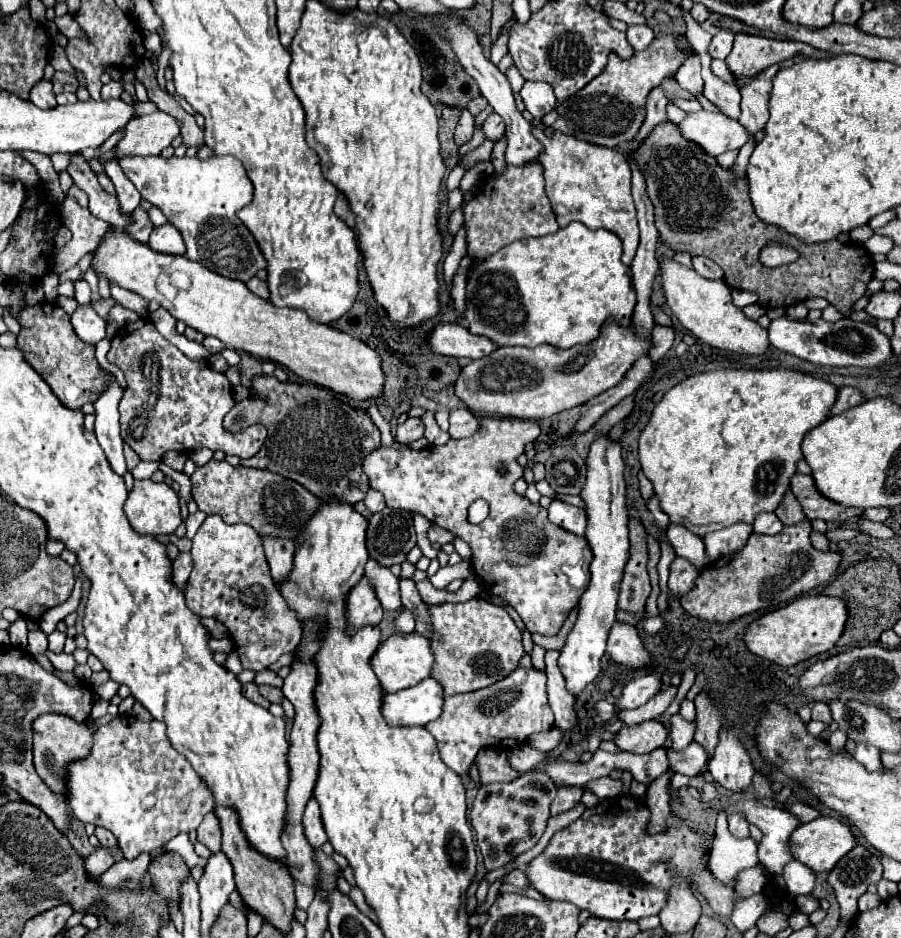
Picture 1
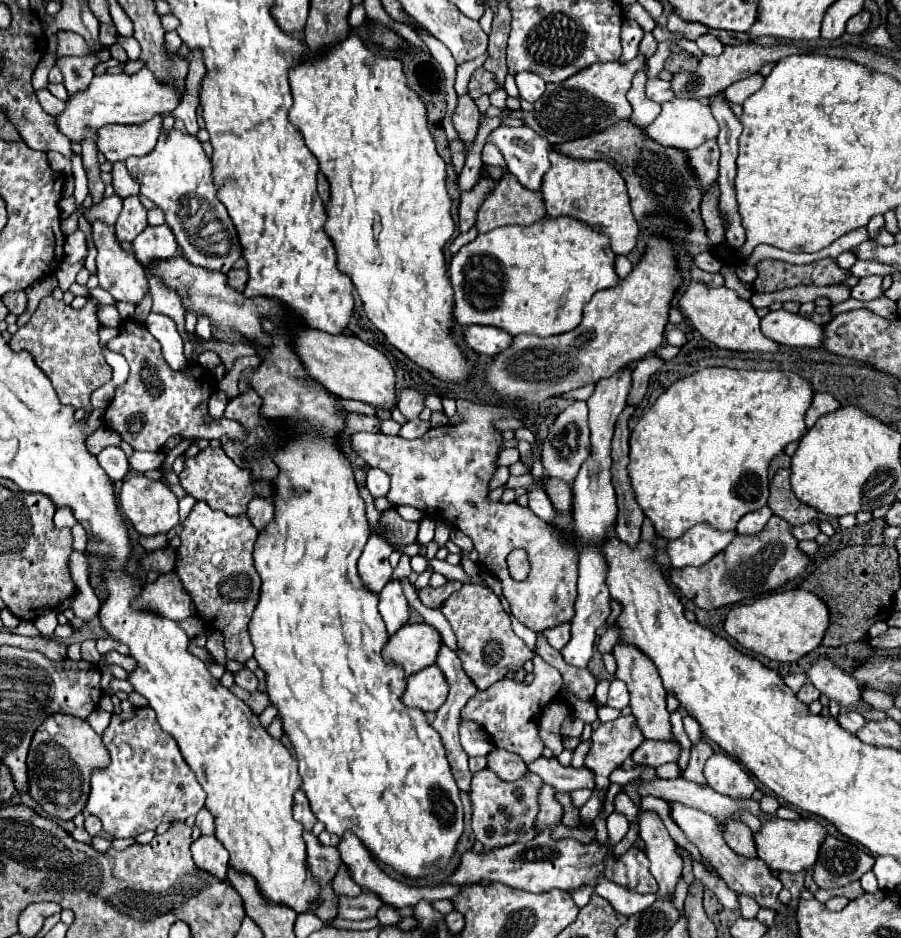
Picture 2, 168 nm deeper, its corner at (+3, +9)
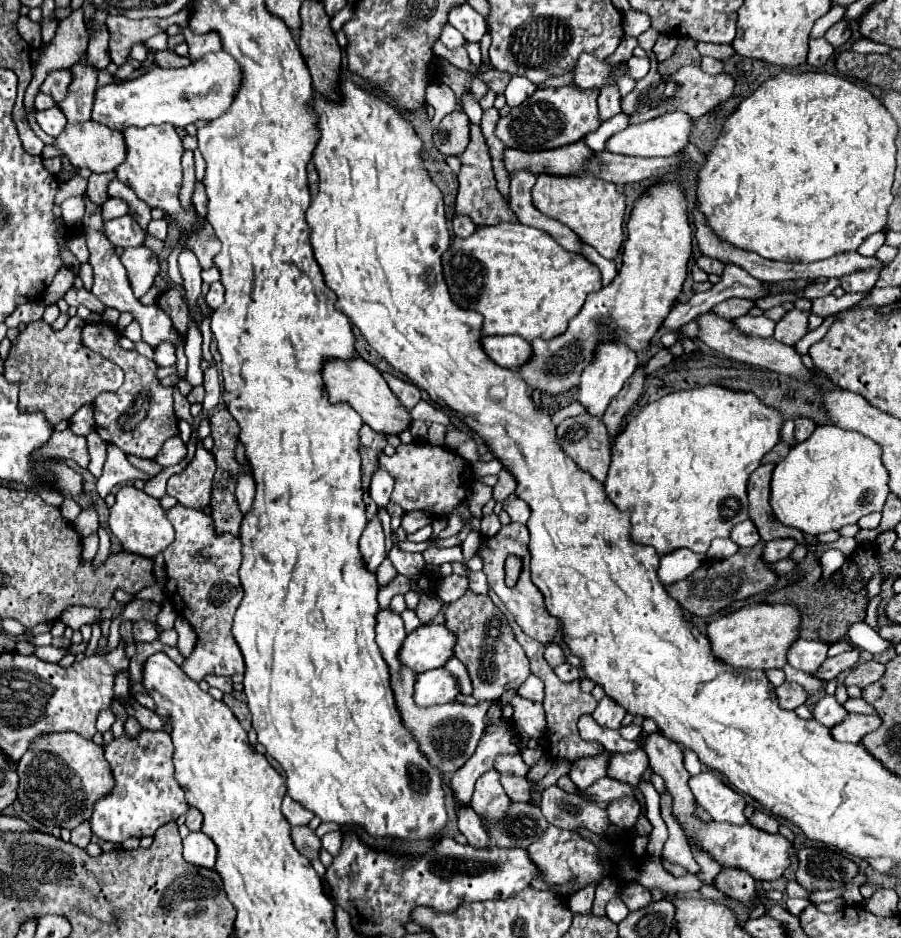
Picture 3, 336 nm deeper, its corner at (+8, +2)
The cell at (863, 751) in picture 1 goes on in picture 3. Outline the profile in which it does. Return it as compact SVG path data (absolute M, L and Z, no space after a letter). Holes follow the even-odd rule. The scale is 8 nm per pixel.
M824 695L824 697L814 705L812 715L814 715L814 719L820 721L822 725L834 727L838 721L842 721L842 717L846 715L846 709L844 709L842 705L838 705L838 701L836 701L834 695Z

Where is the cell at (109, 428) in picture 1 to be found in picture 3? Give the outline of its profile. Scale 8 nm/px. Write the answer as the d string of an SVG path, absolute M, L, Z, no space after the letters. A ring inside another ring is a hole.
M108 445L108 449L106 449L104 473L102 473L102 477L98 479L98 483L96 483L96 491L98 491L98 495L104 499L104 497L112 491L114 485L124 483L124 481L130 481L130 479L142 479L142 481L148 481L148 479L152 479L152 477L146 475L146 473L142 473L140 469L132 467L132 465L128 463L126 455L124 455L118 447Z

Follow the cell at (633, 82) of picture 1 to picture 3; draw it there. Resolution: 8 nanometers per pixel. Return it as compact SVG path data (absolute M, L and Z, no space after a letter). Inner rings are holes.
M572 85L558 89L538 89L532 97L528 97L522 105L510 109L508 115L500 117L496 123L494 135L506 147L522 149L522 151L544 151L556 149L570 143L576 143L586 133L598 129L598 93L578 93Z

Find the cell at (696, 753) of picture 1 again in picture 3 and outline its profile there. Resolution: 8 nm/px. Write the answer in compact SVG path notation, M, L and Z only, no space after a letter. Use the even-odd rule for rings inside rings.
M636 749L634 753L618 753L618 755L610 757L608 771L606 771L608 777L612 777L616 781L624 781L634 789L635 798L640 803L644 815L646 815L645 799L639 790L638 783L640 783L640 777L646 767L648 767L646 753L642 749Z

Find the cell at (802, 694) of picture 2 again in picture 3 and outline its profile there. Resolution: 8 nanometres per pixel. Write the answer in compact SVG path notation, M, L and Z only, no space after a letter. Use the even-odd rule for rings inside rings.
M784 681L780 687L774 689L774 693L776 693L778 703L782 705L782 709L788 709L788 711L794 711L796 707L800 707L806 701L806 691L798 683Z

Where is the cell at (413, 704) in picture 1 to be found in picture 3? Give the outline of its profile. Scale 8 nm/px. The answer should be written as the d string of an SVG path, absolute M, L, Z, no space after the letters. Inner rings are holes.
M440 667L418 675L414 701L418 701L418 705L442 705L454 701L458 693L458 679Z

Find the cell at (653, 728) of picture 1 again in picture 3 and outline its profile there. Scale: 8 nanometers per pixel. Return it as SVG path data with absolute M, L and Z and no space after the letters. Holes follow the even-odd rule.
M604 753L602 757L588 757L588 759L576 761L568 775L576 783L578 789L586 789L586 785L592 785L594 781L606 777L608 759L610 759L610 753Z

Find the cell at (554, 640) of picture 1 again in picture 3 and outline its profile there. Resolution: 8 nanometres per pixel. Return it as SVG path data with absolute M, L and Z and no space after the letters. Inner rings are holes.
M548 643L544 659L550 663L550 667L558 667L560 663L564 663L564 651L562 651L562 647L556 645L556 643Z

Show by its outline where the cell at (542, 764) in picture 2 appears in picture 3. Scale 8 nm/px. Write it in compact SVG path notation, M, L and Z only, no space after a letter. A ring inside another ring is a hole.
M508 753L498 755L494 763L496 763L496 771L498 771L500 775L518 775L518 777L526 777L526 773L528 773L528 769L530 769L516 753L512 753L512 755L508 755Z

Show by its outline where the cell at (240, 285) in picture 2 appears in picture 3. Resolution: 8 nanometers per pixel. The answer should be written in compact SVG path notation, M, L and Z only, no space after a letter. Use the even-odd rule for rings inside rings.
M220 281L210 285L210 291L206 293L206 303L208 303L210 309L216 309L216 307L220 307L224 303L224 287L222 287Z

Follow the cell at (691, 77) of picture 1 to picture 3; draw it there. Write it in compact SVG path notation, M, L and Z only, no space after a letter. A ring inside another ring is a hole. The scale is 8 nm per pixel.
M704 56L700 67L702 67L706 73L710 73L710 75L718 75L718 73L722 73L722 71L724 71L722 61L716 60L709 56Z

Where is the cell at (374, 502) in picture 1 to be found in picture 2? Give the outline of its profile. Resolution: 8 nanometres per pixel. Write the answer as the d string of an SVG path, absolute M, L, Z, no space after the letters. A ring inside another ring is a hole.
M371 468L371 470L367 472L367 490L371 492L373 498L385 496L387 490L389 490L389 476L387 476L383 470Z

